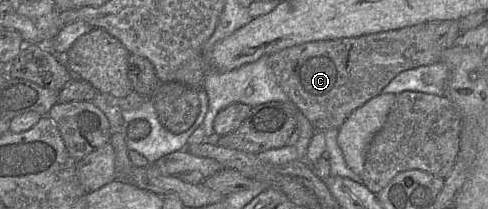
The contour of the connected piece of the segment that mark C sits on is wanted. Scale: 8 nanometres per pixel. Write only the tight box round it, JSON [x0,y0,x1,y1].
[269,20,461,131]

